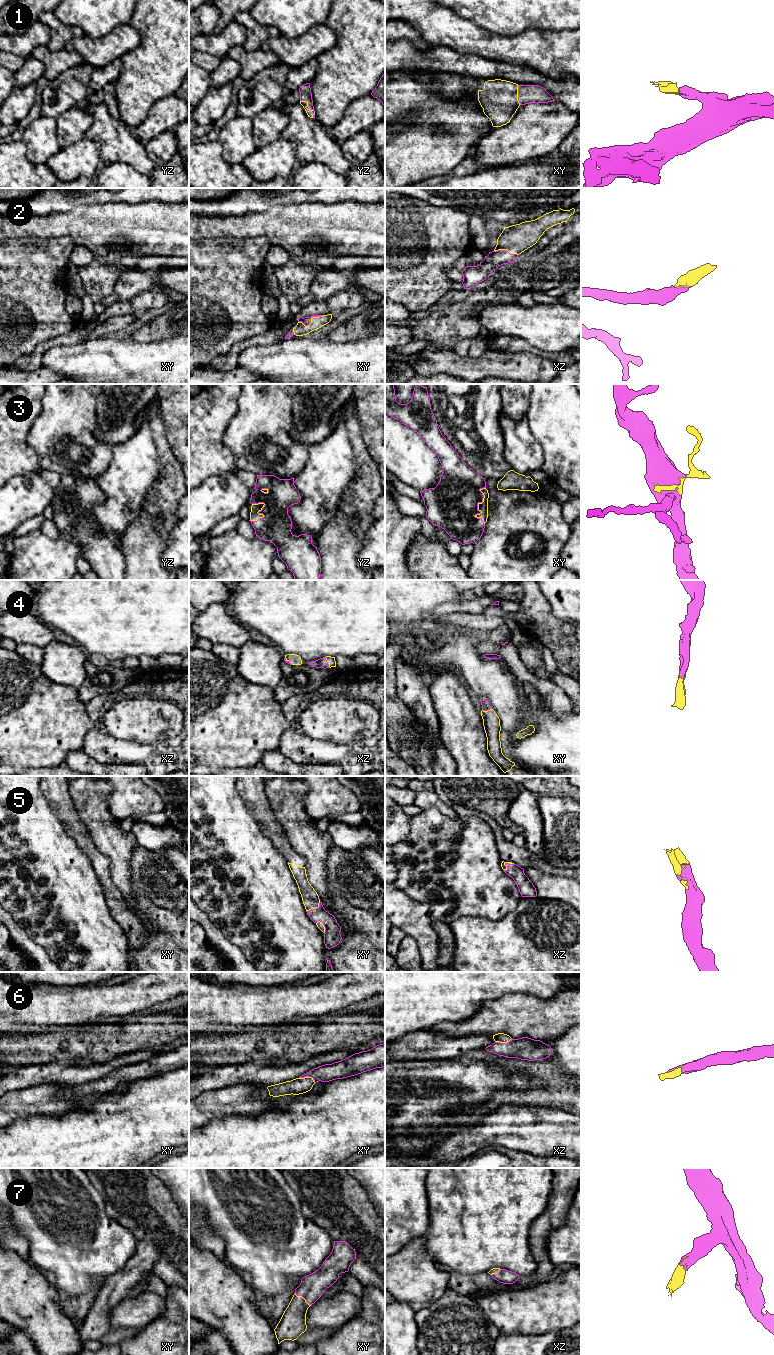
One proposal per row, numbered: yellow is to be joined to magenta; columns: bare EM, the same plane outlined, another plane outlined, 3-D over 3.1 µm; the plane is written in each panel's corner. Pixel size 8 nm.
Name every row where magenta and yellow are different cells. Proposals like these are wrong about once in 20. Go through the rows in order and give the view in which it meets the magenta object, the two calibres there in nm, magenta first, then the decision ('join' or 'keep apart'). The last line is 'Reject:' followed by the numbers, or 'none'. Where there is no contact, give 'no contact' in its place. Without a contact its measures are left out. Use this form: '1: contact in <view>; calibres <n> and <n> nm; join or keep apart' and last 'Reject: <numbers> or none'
1: contact in yz; calibres 100 and 60 nm; join
2: contact in xy; calibres 70 and 100 nm; join
3: contact in xy; calibres 400 and 80 nm; join
4: contact in xz; calibres 80 and 70 nm; join
5: contact in xy; calibres 130 and 140 nm; join
6: contact in xy; calibres 140 and 130 nm; join
7: contact in xy; calibres 200 and 220 nm; join
Reject: none

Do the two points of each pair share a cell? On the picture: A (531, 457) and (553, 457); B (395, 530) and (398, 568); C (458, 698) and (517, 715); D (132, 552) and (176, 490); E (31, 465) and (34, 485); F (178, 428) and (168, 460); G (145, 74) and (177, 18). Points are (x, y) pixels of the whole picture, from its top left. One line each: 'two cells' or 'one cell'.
A: two cells
B: one cell
C: two cells
D: one cell
E: two cells
F: two cells
G: one cell

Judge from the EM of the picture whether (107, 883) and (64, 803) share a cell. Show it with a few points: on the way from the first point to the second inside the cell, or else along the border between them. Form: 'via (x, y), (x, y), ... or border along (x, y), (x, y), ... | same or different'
via (101, 863), (86, 845), (80, 832), (72, 823) | same

